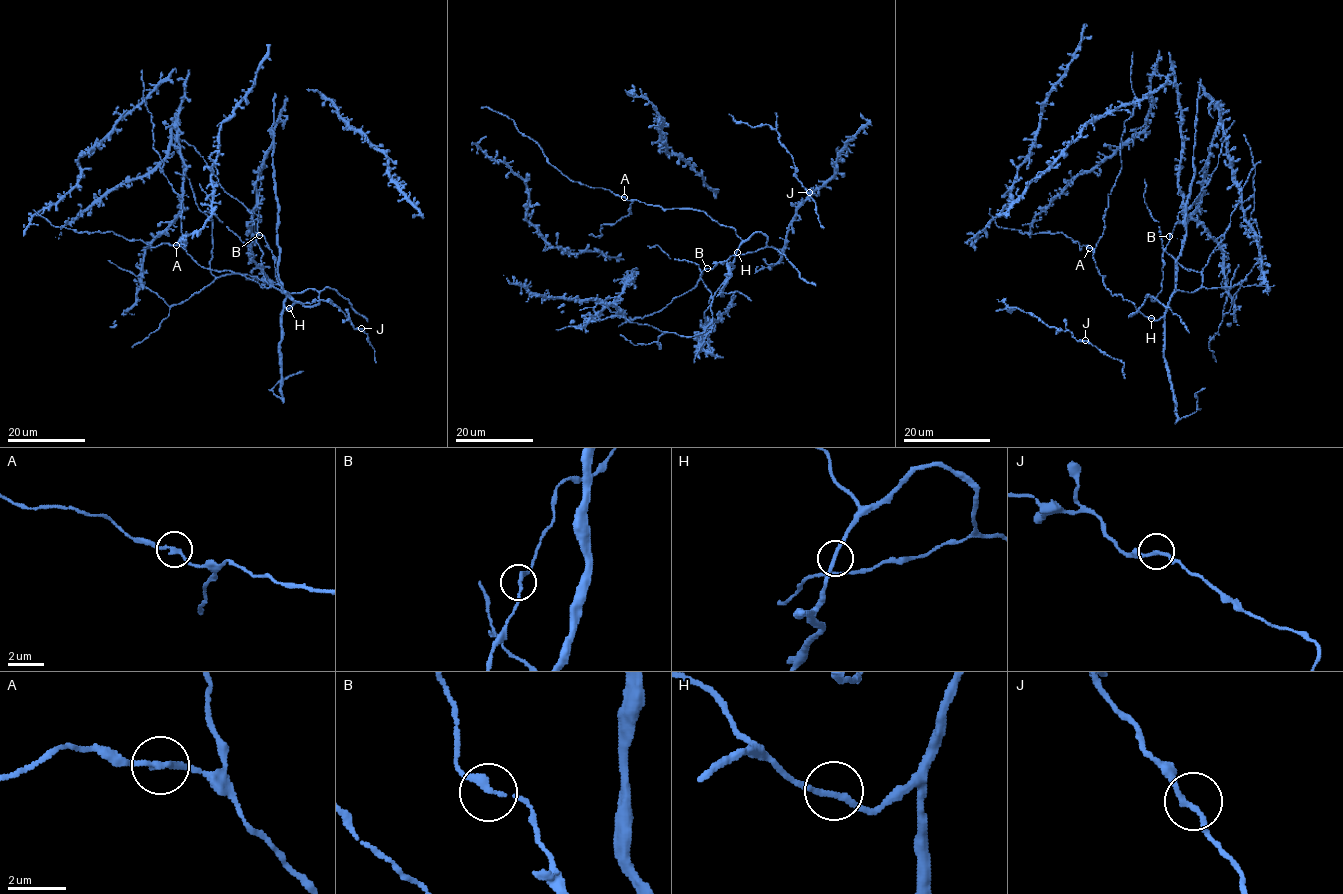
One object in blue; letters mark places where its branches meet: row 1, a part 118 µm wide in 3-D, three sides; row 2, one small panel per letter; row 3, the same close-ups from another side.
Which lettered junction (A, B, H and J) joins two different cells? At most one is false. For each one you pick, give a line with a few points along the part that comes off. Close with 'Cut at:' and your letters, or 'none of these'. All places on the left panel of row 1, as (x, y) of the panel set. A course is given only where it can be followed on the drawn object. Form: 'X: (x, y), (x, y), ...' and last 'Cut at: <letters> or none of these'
Cut at: none of these

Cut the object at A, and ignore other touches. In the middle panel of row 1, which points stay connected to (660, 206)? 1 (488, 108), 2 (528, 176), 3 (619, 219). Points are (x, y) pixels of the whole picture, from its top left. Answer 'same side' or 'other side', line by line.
1: other side
2: same side
3: same side

